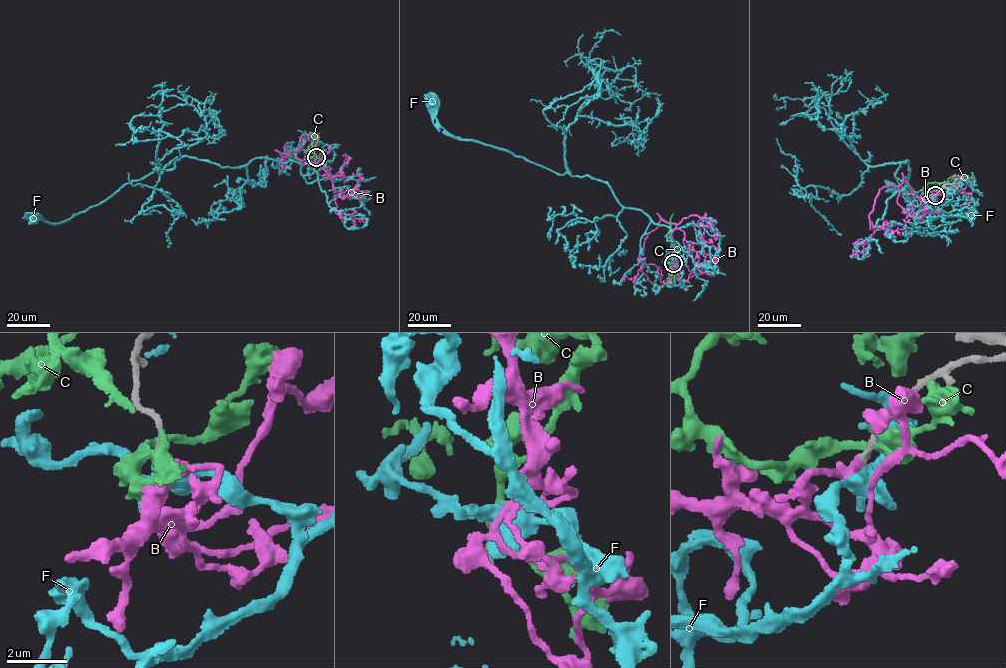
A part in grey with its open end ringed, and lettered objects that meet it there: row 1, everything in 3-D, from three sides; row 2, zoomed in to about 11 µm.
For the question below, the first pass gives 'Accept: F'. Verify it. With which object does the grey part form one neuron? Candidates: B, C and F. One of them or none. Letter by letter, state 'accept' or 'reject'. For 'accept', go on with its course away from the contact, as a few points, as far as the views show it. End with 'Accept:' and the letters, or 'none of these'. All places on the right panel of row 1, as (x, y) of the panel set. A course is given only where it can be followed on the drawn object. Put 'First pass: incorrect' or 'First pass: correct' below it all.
B: accept; it runs (934, 195), (917, 198), (899, 188), (904, 179), (917, 196), (948, 193), (948, 186), (964, 180), (956, 178)
C: reject
F: reject
Accept: B
First pass: incorrect

